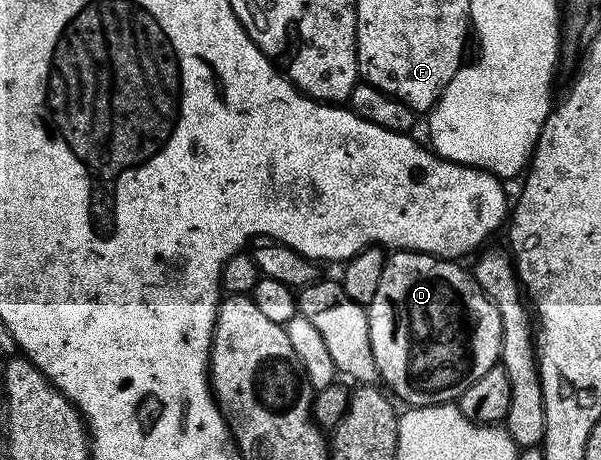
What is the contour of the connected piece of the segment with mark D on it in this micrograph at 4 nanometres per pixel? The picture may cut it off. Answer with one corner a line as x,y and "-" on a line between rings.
394,250
387,255
386,265
380,274
380,287
372,297
366,317
378,380
399,401
402,399
403,405
423,408
457,401
464,390
476,382
476,378
488,374
488,370
499,363
502,355
500,314
482,293
473,275
458,264
461,263
450,258
429,256
426,252

